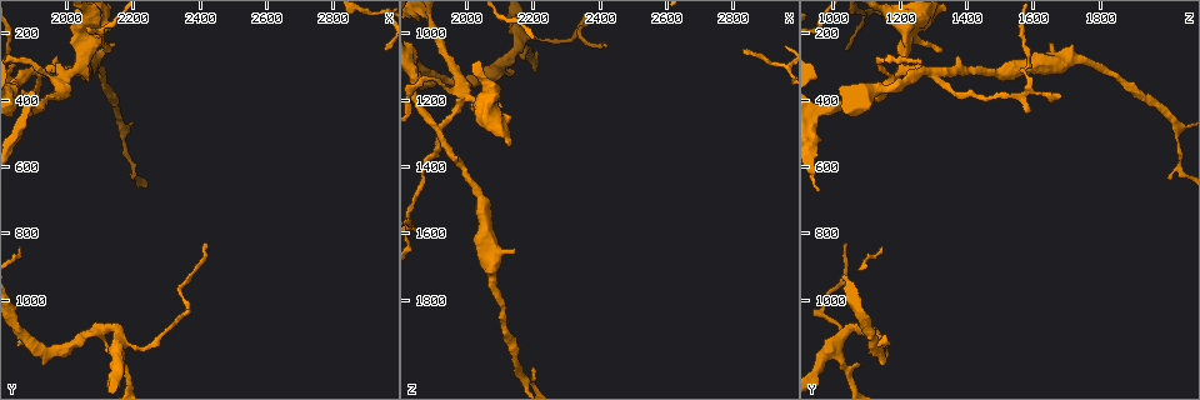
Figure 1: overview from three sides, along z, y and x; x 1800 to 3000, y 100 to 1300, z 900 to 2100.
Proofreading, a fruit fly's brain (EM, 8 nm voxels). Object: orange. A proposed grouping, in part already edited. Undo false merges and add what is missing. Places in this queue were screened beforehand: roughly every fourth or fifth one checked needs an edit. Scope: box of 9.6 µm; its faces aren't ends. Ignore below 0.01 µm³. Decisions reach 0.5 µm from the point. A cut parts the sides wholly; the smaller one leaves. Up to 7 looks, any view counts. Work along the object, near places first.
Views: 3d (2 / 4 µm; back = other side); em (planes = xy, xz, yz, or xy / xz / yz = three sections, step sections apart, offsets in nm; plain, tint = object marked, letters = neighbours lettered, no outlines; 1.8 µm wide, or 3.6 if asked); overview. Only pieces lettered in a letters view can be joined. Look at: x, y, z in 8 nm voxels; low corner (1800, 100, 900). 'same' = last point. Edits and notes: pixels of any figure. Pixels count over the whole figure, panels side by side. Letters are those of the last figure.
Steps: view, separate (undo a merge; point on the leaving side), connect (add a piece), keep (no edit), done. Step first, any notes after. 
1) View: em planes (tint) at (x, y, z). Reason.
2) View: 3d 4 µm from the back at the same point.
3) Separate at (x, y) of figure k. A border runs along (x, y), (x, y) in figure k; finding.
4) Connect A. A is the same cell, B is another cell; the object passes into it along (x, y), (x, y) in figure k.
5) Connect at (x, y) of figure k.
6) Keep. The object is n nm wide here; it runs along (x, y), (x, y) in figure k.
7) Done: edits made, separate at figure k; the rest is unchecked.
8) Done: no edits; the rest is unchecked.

View: 3d 2 µm from the back at (2430, 830, 1040). Tapers out.

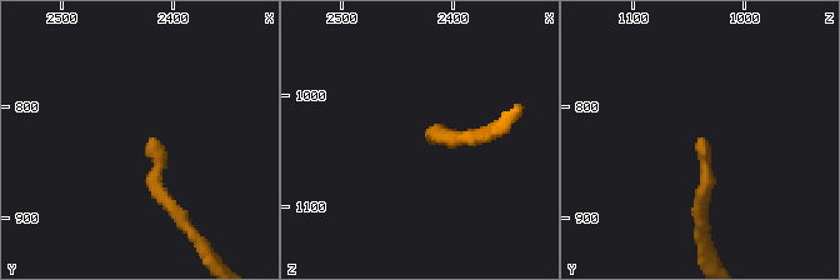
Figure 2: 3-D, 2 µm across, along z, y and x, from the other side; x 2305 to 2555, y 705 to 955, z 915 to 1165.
View: em xy step 4 (tint) at (2420, 830, 1040).

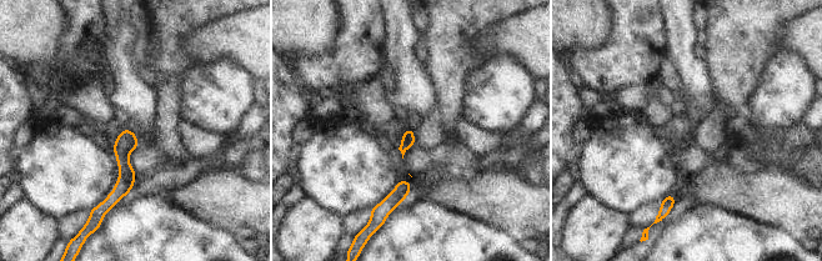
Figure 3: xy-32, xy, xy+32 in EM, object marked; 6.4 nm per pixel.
View: em planes (letters) at the same point. Another direction.

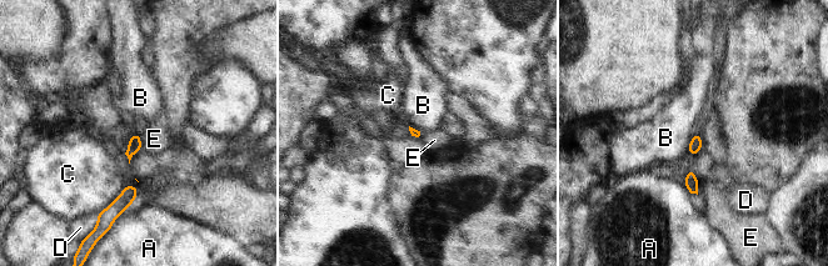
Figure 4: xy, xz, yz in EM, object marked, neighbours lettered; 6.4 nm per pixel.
Keep. A, B, C, D and E are other cells; a border runs along (697, 131), (687, 151) in figure 4; no lettered piece goes on from it.

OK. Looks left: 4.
View: em 3.6 µm planes (letters) at (2150, 1130, 1020). Thin arm on a thick one.

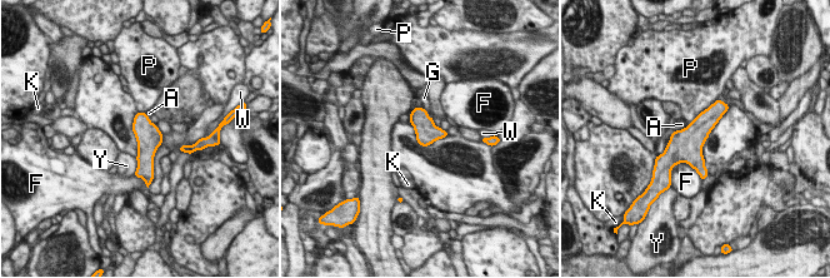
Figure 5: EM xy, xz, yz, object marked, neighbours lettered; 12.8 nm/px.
Keep. The object is 300 nm wide here; A, F, G, K, P, W and Y are other cells; a border runs along (690, 123), (674, 132) in figure 5; all the same neuron.

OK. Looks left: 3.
View: 3d 4 µm from the back at (1910, 310, 1300). Sharp bend.

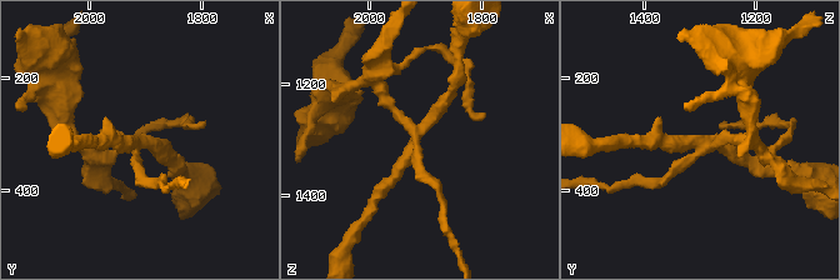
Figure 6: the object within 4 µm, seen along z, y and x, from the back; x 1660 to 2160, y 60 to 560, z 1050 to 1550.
View: em planes (letters) at (1920, 320, 1295). 4 arms meet here.

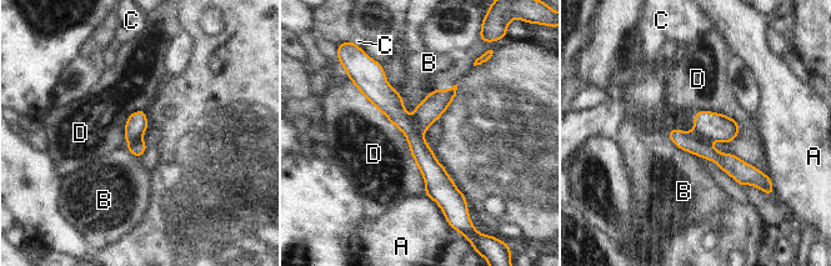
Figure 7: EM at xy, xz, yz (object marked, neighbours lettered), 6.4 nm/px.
Separate at (710, 126) of figure 7. A, B, C and D are other cells; two neurons meet here.

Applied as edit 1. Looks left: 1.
Done: edits made, separate at figure 7; the rest is unchecked.

